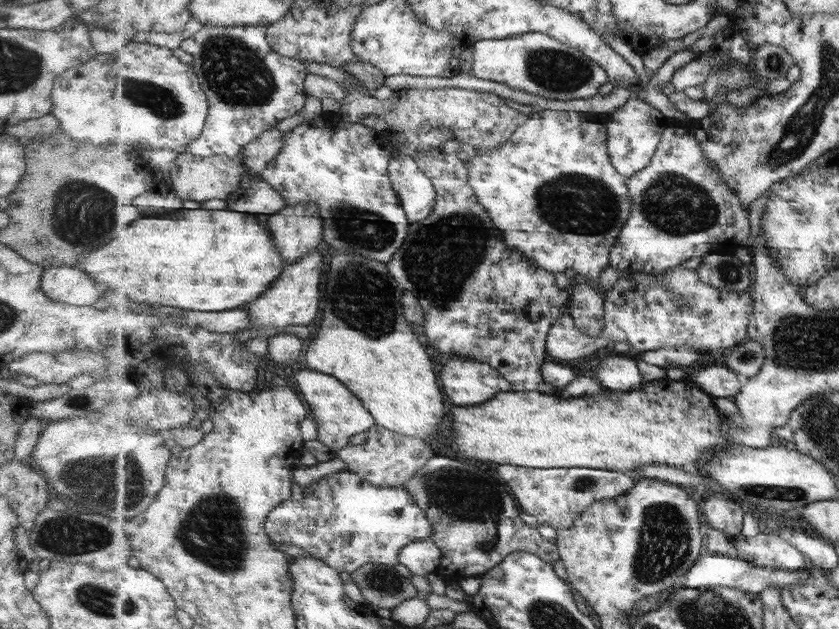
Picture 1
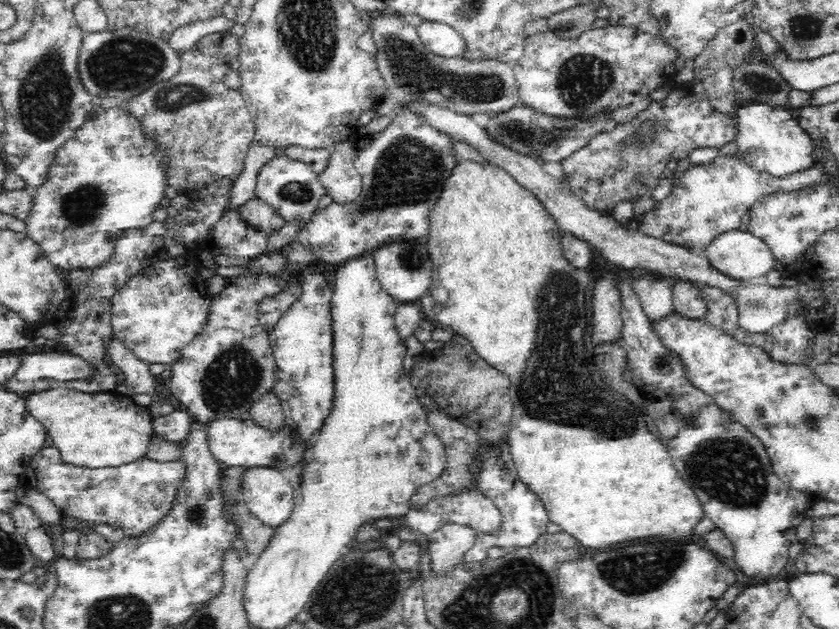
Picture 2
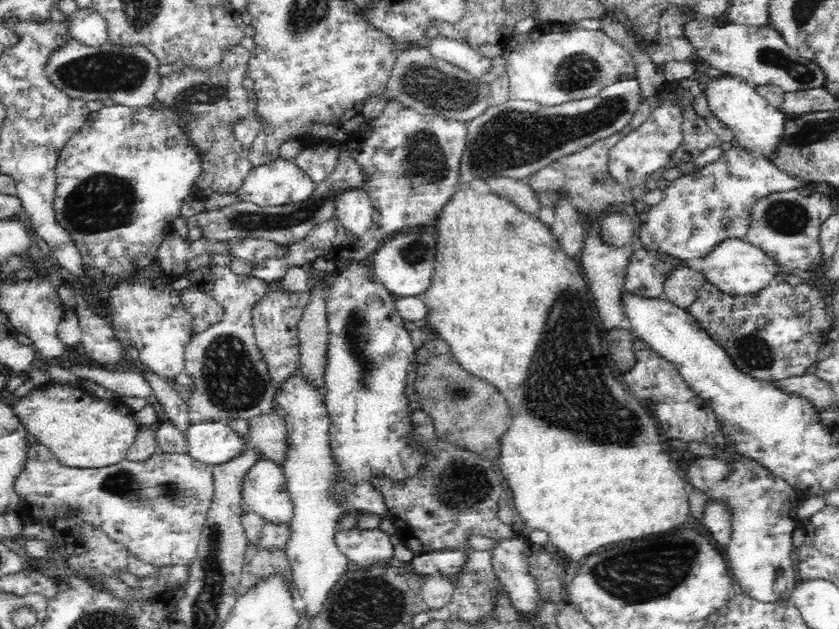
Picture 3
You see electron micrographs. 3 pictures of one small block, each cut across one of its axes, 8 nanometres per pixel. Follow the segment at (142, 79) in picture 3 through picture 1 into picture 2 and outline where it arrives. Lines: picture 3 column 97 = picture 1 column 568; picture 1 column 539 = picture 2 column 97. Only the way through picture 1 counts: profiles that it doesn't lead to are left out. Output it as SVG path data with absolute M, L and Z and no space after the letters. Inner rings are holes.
M124 26L118 30L104 30L97 33L85 33L78 58L78 72L81 83L90 94L105 97L113 96L118 100L132 98L151 86L172 78L182 66L182 57L168 45L168 41L156 38L152 34Z

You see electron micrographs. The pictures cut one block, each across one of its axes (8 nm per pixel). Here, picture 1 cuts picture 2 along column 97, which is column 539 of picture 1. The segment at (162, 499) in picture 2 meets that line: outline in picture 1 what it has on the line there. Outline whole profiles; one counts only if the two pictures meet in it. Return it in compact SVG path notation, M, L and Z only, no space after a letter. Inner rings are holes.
M505 464L499 466L499 474L524 512L535 516L538 524L551 525L558 531L573 527L577 517L595 501L621 498L637 481L632 474L593 467L539 469Z

